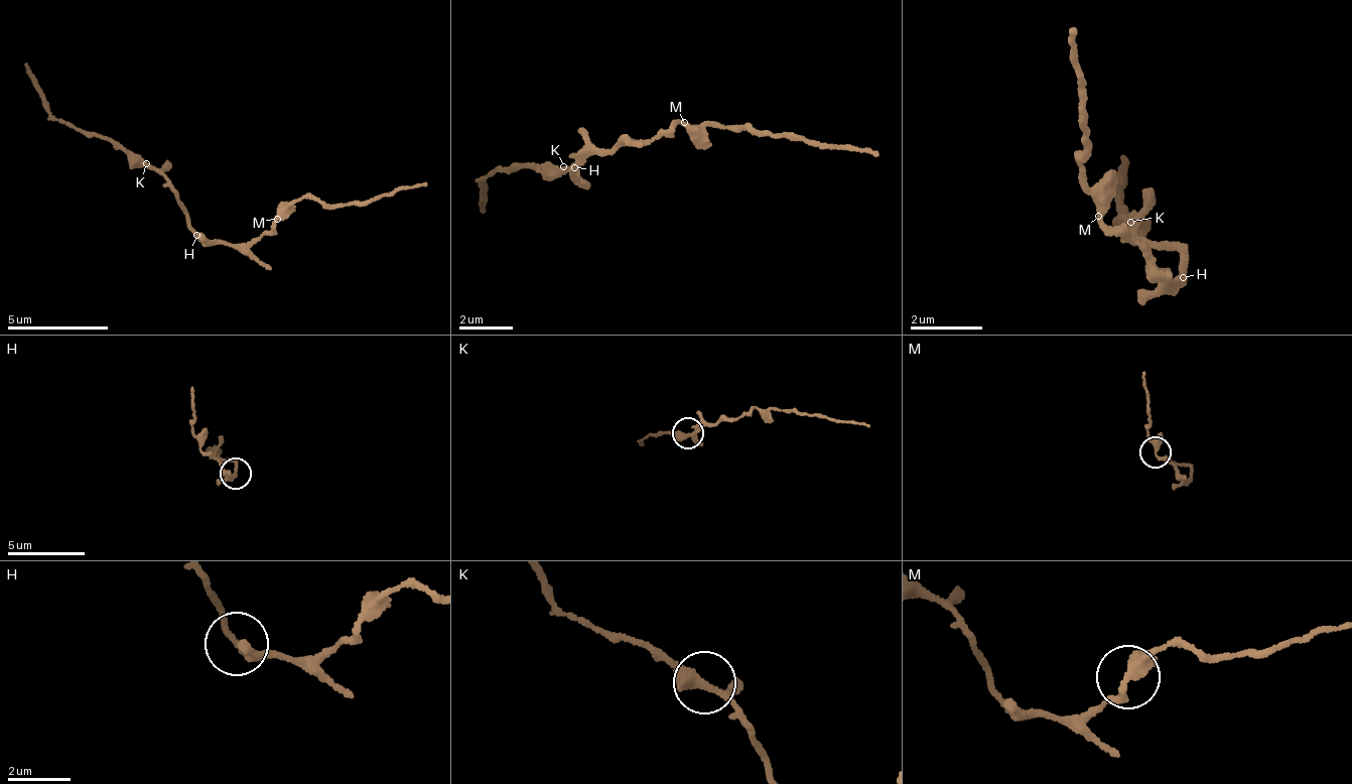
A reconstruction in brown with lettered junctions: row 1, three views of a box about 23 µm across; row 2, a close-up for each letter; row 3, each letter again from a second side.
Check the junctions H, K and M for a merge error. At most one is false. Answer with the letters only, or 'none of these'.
M

